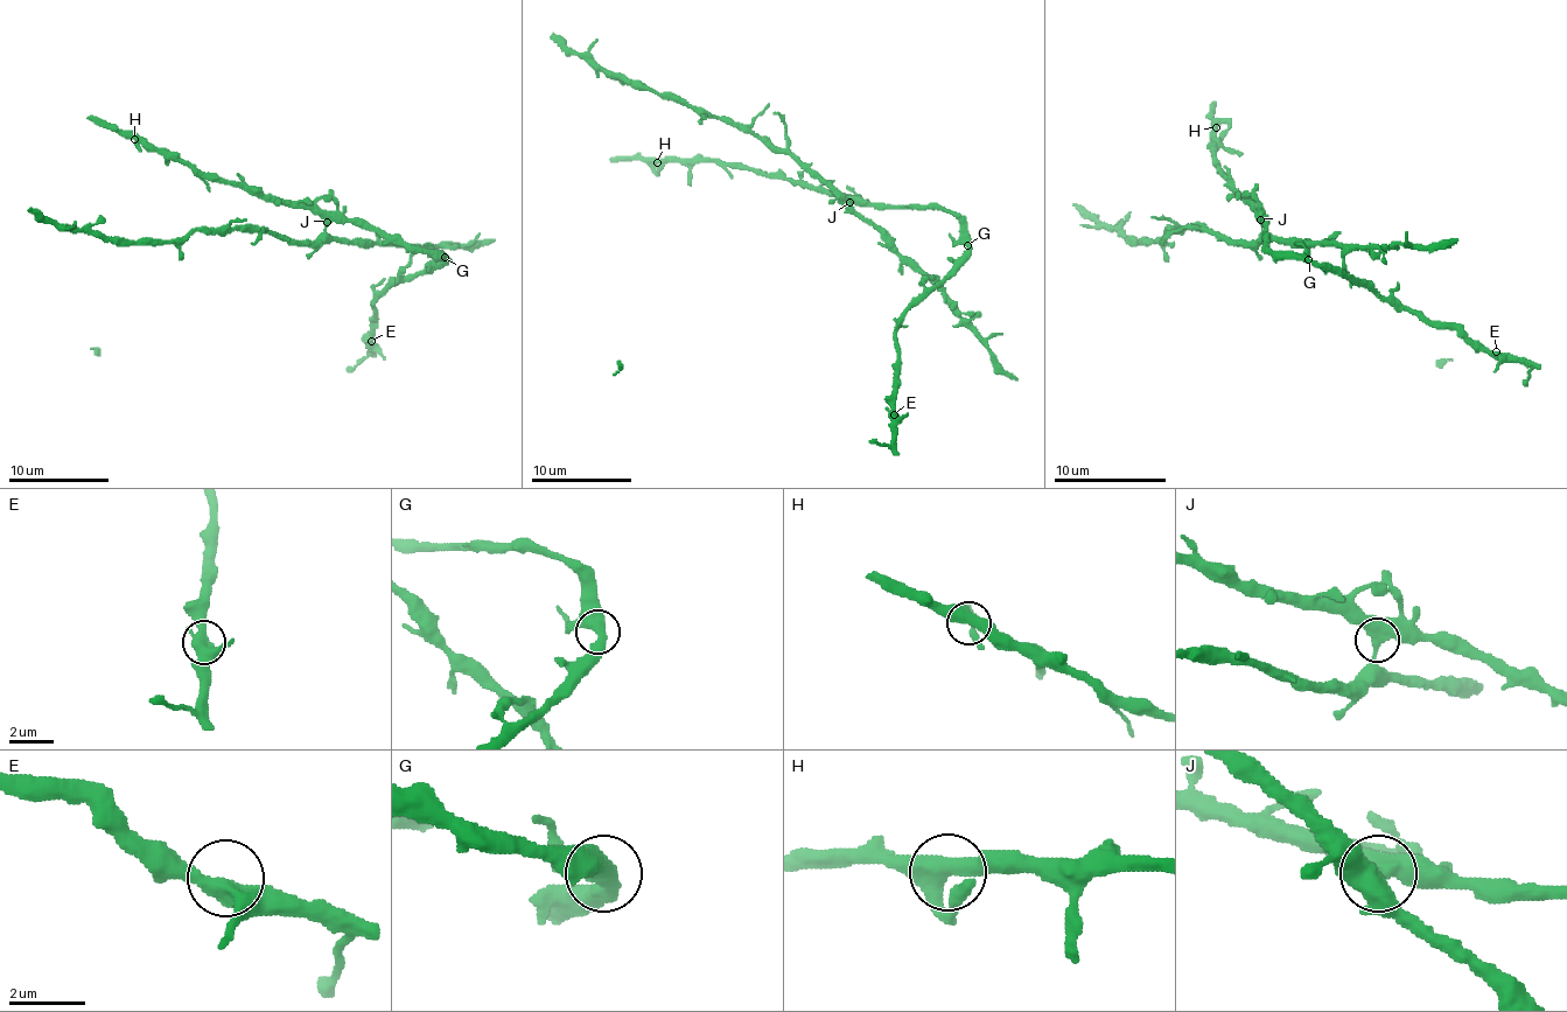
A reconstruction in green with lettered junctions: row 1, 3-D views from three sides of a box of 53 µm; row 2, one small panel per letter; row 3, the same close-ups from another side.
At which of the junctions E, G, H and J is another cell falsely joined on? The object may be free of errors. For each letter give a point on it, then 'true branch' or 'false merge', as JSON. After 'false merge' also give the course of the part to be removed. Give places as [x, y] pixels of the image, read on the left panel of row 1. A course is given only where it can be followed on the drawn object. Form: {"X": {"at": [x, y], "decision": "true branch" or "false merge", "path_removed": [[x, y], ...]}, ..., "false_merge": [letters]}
{"E": {"at": [371, 341], "decision": "true branch"}, "G": {"at": [445, 257], "decision": "true branch"}, "H": {"at": [134, 139], "decision": "true branch"}, "J": {"at": [327, 222], "decision": "true branch"}, "false_merge": []}

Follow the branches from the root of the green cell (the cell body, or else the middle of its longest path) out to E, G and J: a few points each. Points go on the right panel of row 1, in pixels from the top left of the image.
E: (1344, 264), (1356, 281), (1364, 281), (1382, 298), (1432, 320), (1456, 323), (1476, 343), (1496, 351)
G: (1344, 264), (1344, 270), (1356, 278), (1340, 276), (1308, 259)
J: (1344, 264), (1344, 250), (1340, 245), (1275, 242), (1261, 228), (1261, 220)

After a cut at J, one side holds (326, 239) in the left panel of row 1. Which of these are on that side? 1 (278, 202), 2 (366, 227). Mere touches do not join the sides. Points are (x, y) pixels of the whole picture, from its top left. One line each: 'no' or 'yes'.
1: no
2: no

